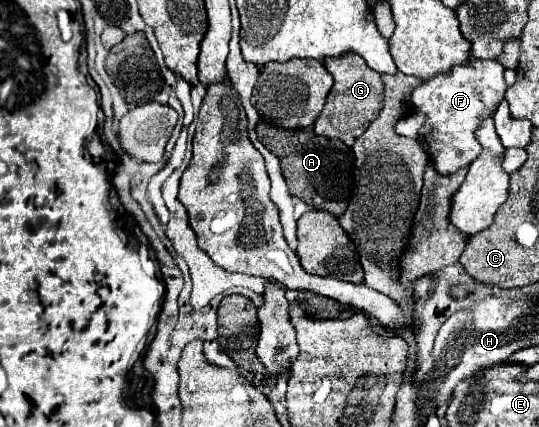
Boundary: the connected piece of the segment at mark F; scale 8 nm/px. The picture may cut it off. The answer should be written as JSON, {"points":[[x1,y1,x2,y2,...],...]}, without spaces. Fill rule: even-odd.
{"points":[[468,59,462,65,454,65,450,73,434,75,422,81,412,91,412,105,418,113,424,113,426,121,418,131,418,141,428,153,434,169,440,175,452,175,462,167,468,167,482,151,474,131,486,117,496,113,496,105,504,99,506,91,504,67,498,61]]}

